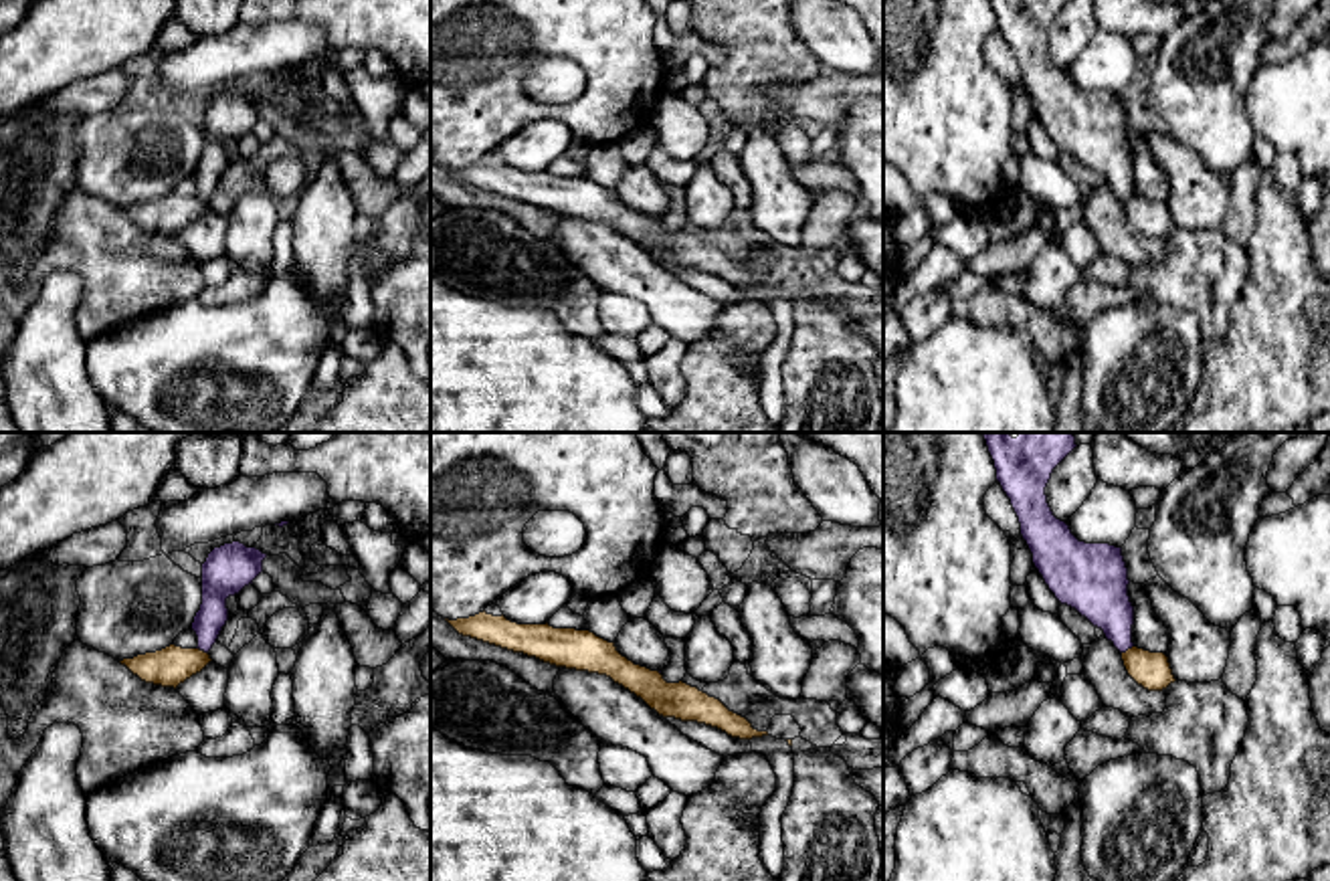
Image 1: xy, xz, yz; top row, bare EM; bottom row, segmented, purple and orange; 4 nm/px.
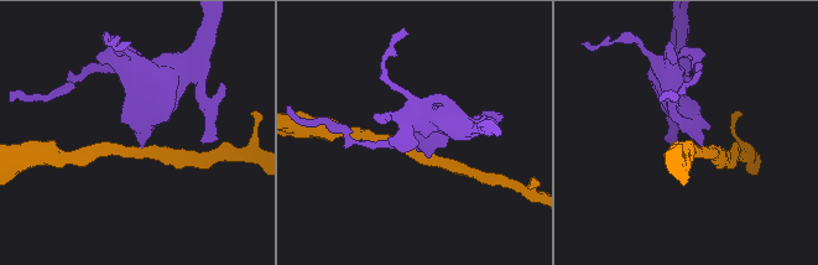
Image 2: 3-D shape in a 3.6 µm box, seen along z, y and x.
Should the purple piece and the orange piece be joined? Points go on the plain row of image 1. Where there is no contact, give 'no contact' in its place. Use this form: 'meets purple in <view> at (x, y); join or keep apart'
meets purple in xy at (203, 197); keep apart

